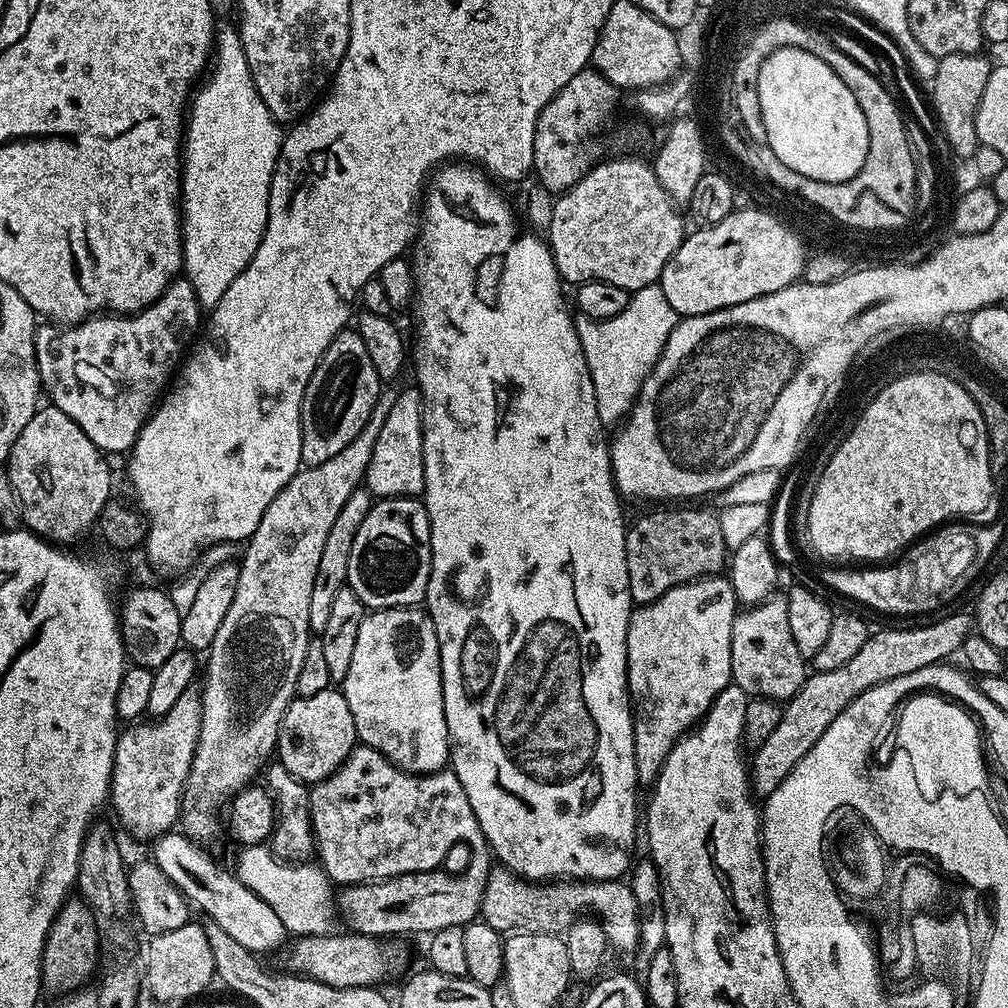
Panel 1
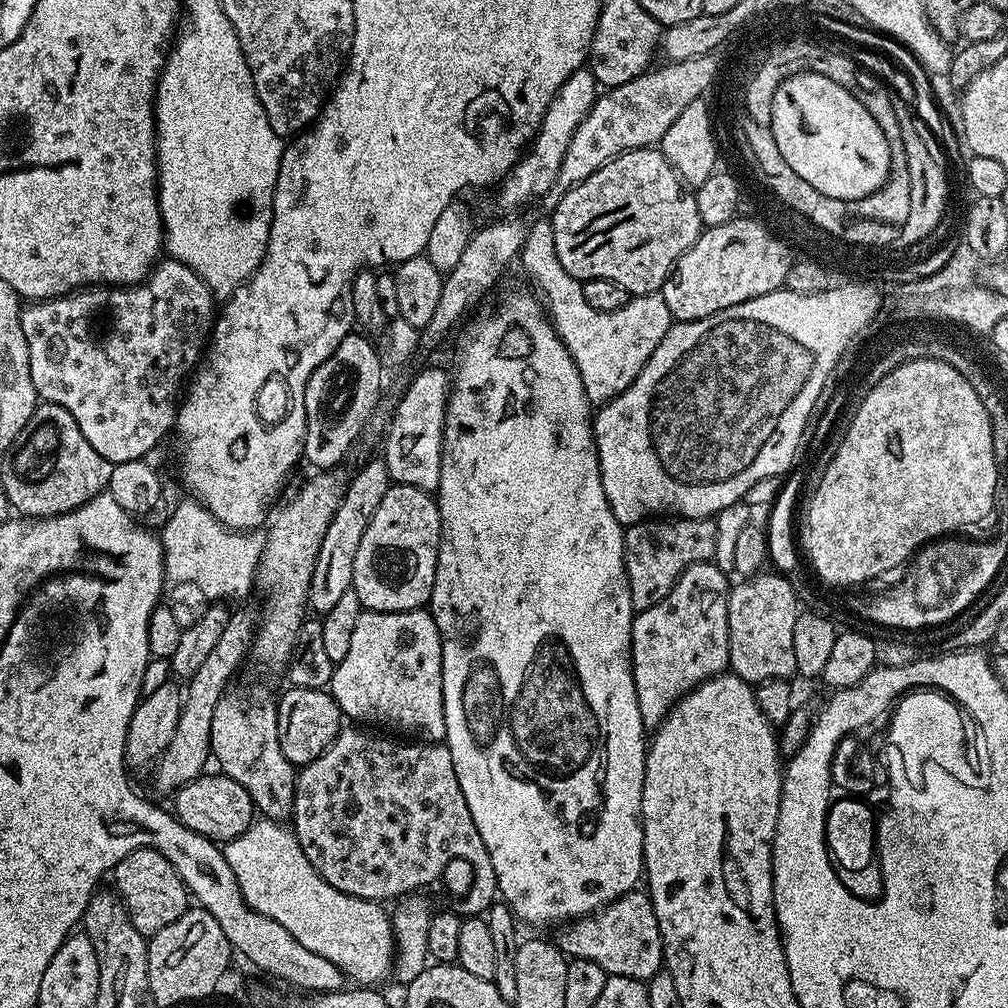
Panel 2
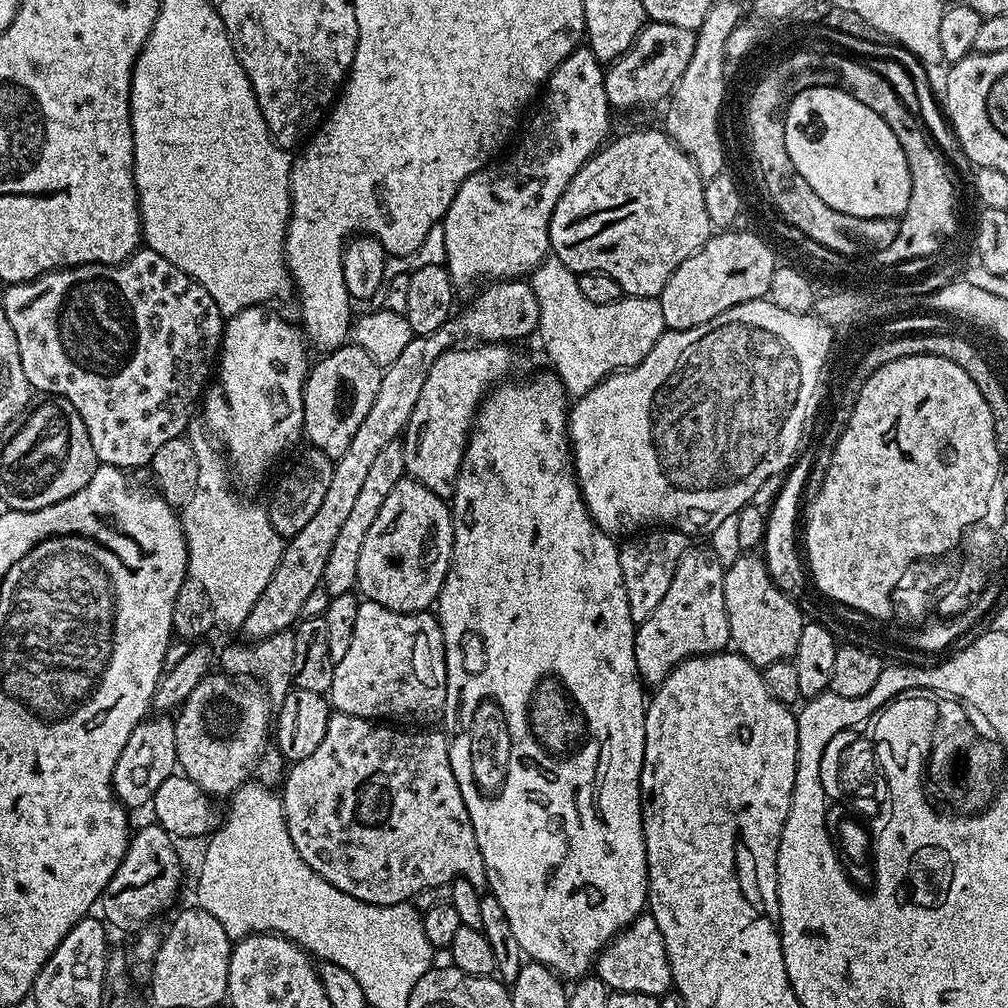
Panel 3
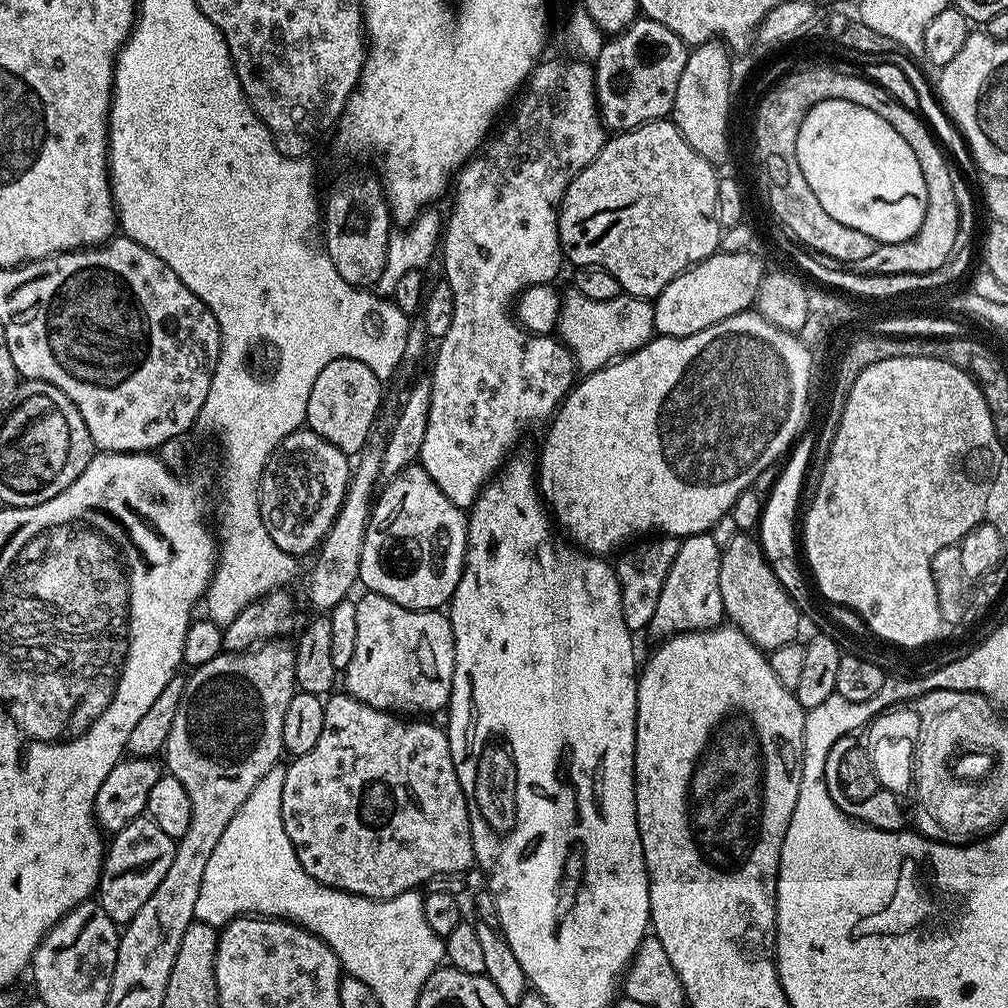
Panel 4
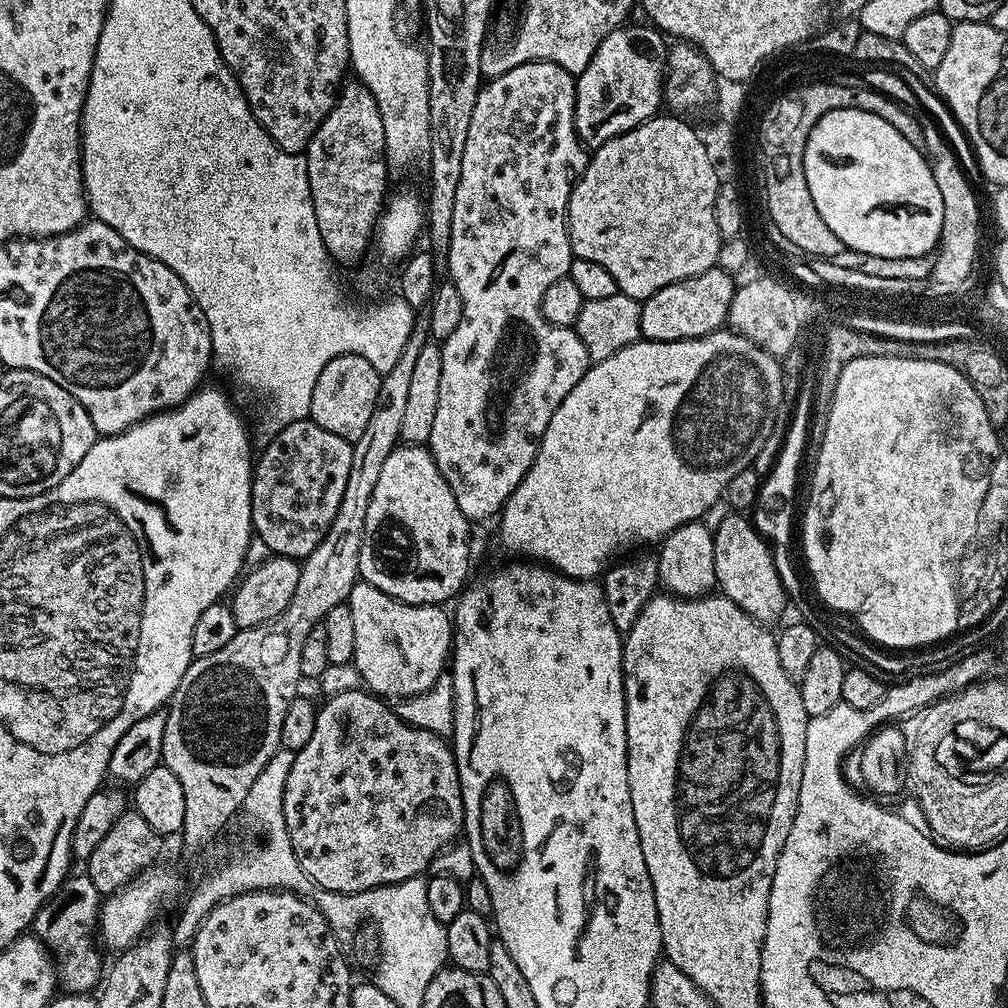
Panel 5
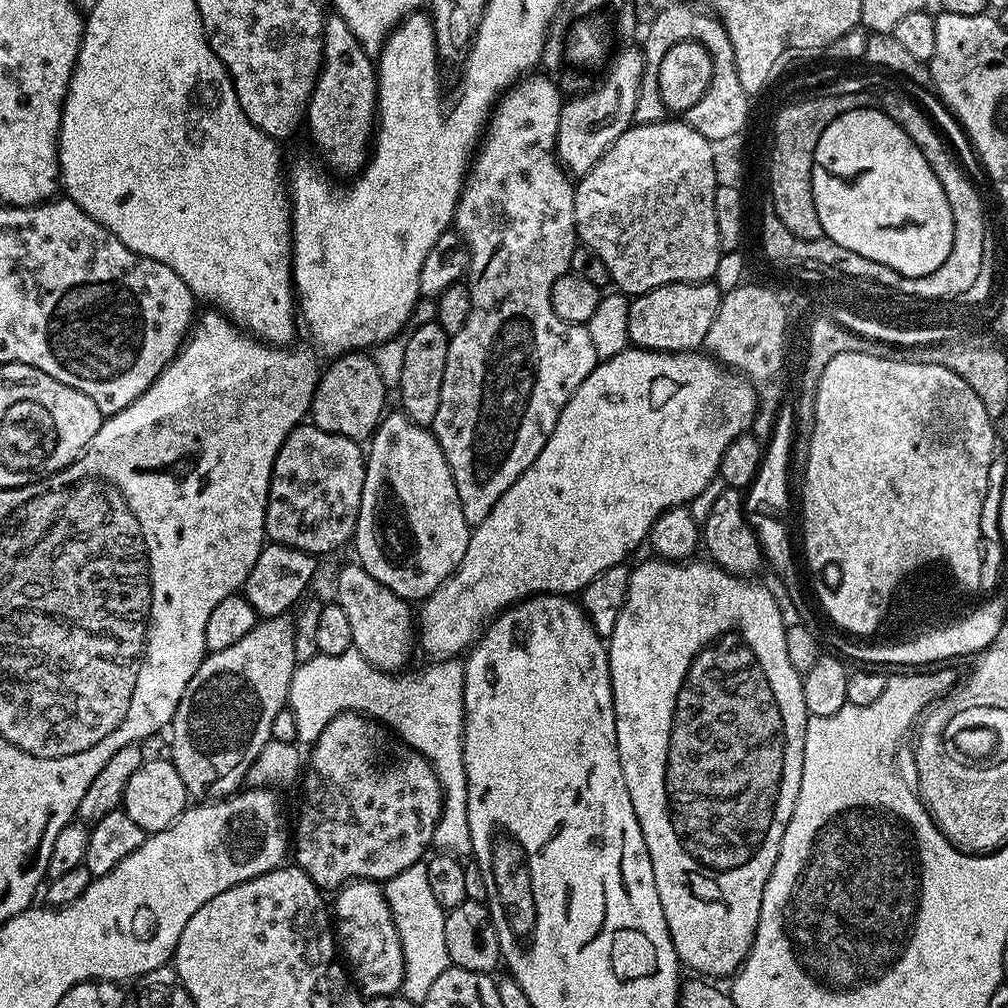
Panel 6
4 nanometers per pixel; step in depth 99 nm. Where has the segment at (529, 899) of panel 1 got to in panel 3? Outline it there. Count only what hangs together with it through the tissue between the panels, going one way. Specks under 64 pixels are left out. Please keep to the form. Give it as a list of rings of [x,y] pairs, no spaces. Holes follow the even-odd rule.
[[[641,914],[601,950],[594,961],[594,974],[612,992],[629,992],[661,997],[673,987],[670,958],[666,954],[666,942],[662,942],[662,930],[650,914]]]

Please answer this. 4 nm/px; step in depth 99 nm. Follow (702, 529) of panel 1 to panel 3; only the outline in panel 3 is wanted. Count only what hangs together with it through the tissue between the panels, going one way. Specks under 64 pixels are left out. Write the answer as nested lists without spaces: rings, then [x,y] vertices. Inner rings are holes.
[[[667,526],[657,527],[655,530],[648,530],[645,536],[636,536],[633,535],[631,538],[633,540],[628,540],[625,544],[621,543],[619,545],[620,549],[620,561],[622,562],[622,582],[626,586],[626,602],[630,606],[630,618],[632,619],[632,623],[639,626],[642,621],[646,618],[650,618],[650,614],[654,610],[654,606],[658,606],[658,602],[662,602],[662,597],[666,595],[666,590],[670,590],[670,582],[674,578],[674,570],[678,570],[678,562],[683,558],[684,553],[688,551],[690,547],[690,537],[686,535],[686,533],[681,532],[674,528],[669,528]]]

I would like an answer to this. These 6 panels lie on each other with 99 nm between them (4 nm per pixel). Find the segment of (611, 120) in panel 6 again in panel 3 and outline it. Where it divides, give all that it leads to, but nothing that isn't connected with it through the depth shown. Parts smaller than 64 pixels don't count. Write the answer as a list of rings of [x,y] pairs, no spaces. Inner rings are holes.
[[[656,21],[647,23],[630,50],[605,69],[604,85],[609,105],[613,109],[634,108],[667,99],[693,57],[696,38],[697,33],[688,27]]]

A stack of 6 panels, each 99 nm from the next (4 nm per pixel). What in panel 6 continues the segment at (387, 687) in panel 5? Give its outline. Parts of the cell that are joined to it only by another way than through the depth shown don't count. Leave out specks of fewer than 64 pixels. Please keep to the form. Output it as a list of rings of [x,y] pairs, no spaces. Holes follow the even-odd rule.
[[[351,562],[336,576],[335,603],[346,610],[350,621],[350,630],[354,634],[352,647],[366,658],[375,668],[389,674],[396,674],[412,656],[414,648],[414,612],[409,601],[394,594],[378,578],[374,578],[359,562]]]

